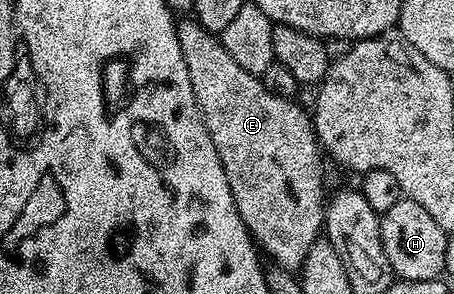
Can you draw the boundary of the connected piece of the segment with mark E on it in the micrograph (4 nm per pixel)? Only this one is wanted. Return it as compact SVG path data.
M181 18L177 20L177 37L179 38L179 50L183 50L183 62L187 62L187 75L191 78L191 90L195 90L195 102L199 102L199 110L203 114L203 122L207 126L207 134L211 134L211 142L215 142L215 150L219 154L219 162L223 162L223 170L227 174L227 182L231 186L231 194L235 198L235 206L239 210L239 218L243 218L243 222L247 226L249 235L253 237L257 246L265 253L269 254L270 258L273 260L272 263L278 268L286 268L288 272L297 274L300 273L303 262L307 258L307 250L311 250L311 246L319 237L322 235L323 229L325 227L325 210L327 207L327 195L325 196L325 172L321 169L321 156L323 160L323 149L317 138L317 131L313 129L313 121L311 119L310 113L308 111L301 112L301 108L294 102L290 97L280 96L279 94L271 94L271 90L267 90L267 86L261 80L259 76L255 74L247 74L247 70L243 70L243 66L239 66L239 62L235 62L235 58L231 58L231 54L227 54L227 50L221 45L220 35L214 34L207 31L196 18Z

